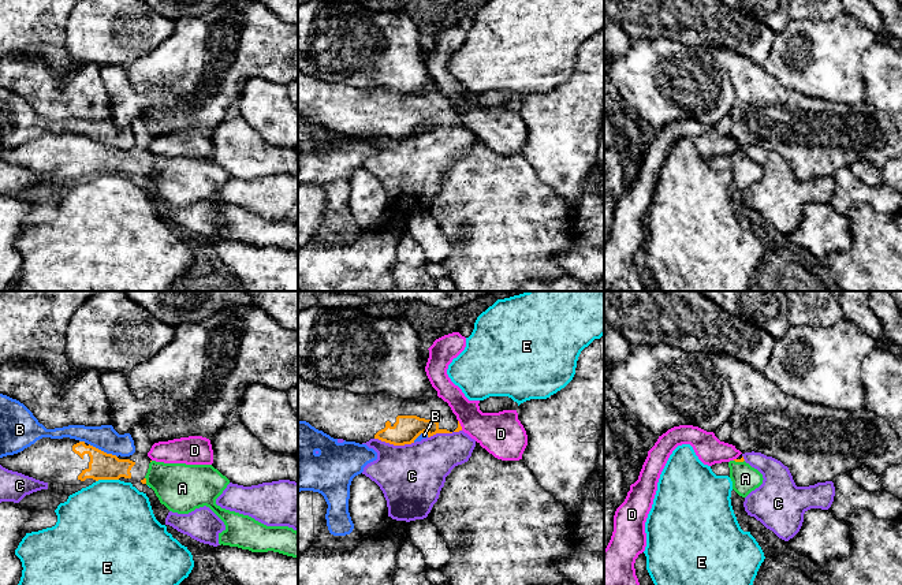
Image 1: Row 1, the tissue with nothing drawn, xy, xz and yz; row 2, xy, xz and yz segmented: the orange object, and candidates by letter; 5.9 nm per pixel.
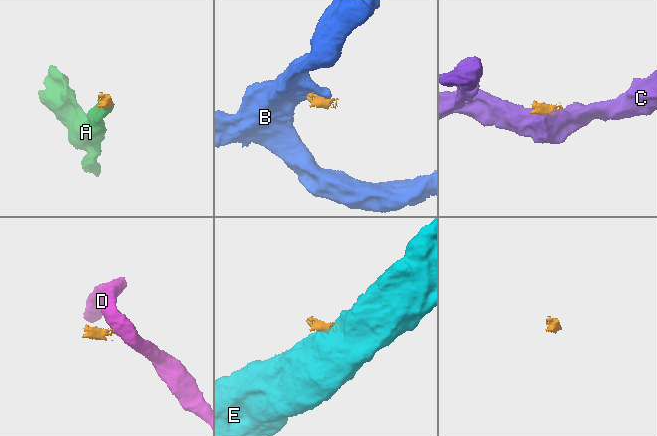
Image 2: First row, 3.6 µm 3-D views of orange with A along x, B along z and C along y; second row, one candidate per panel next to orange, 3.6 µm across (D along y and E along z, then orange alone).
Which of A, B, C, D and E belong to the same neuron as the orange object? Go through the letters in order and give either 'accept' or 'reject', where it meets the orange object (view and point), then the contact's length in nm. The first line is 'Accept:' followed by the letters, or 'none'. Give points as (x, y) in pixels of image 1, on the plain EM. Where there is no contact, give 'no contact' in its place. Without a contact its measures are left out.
Accept: A
A: accept; contact yz (740, 155); length 60 nm
B: reject; contact xy (103, 145); length 190 nm
C: reject; contact xz (394, 138); length 240 nm
D: reject; contact xz (459, 119); length 70 nm
E: reject; contact xy (107, 172); length 140 nm

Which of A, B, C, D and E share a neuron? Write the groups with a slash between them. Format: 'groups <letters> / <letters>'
groups A / B / C / D / E

